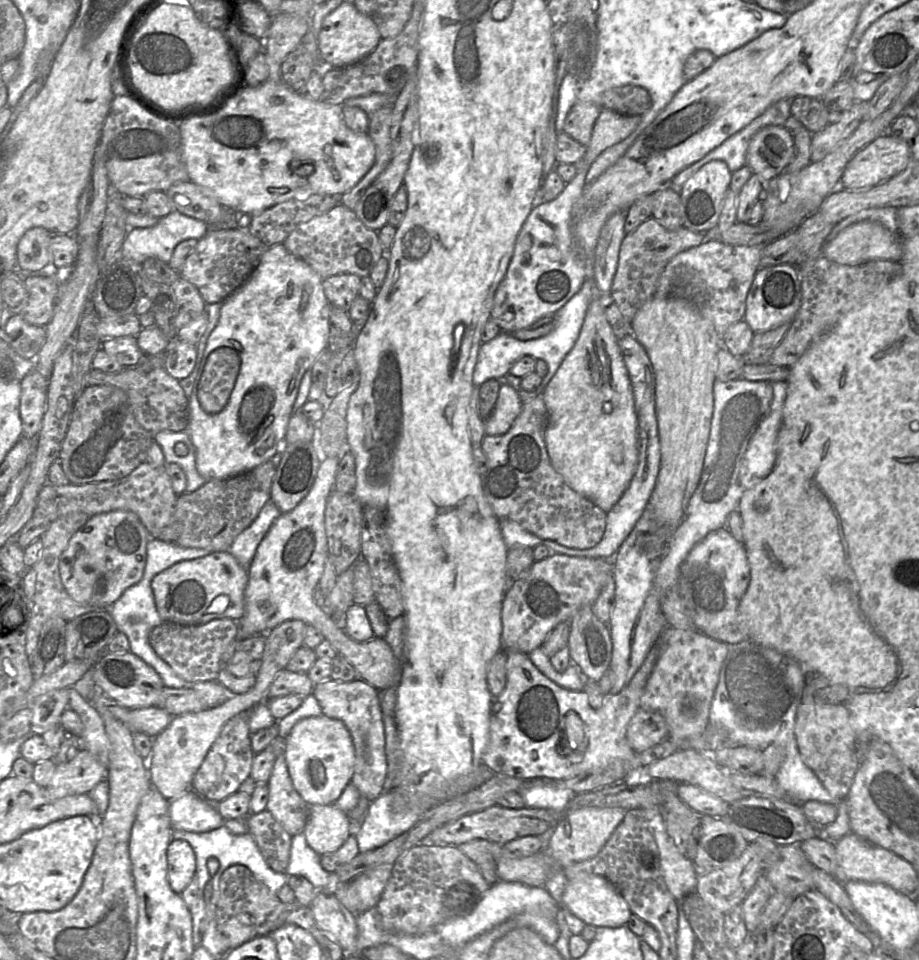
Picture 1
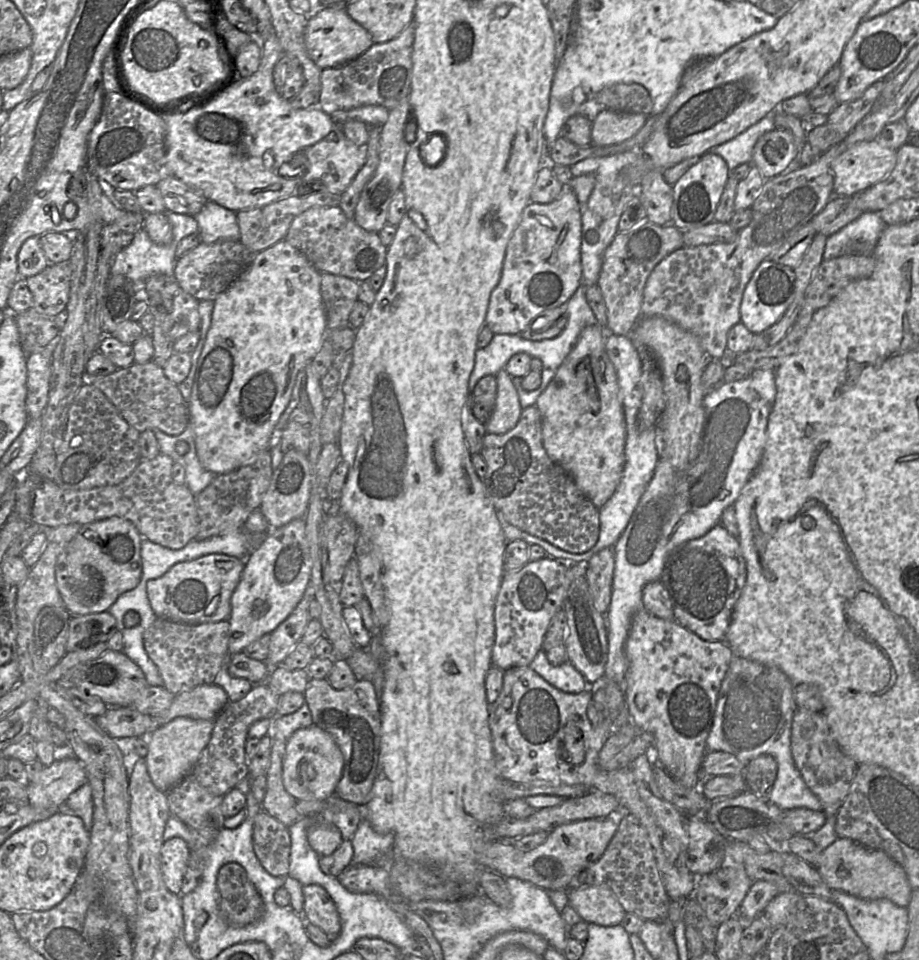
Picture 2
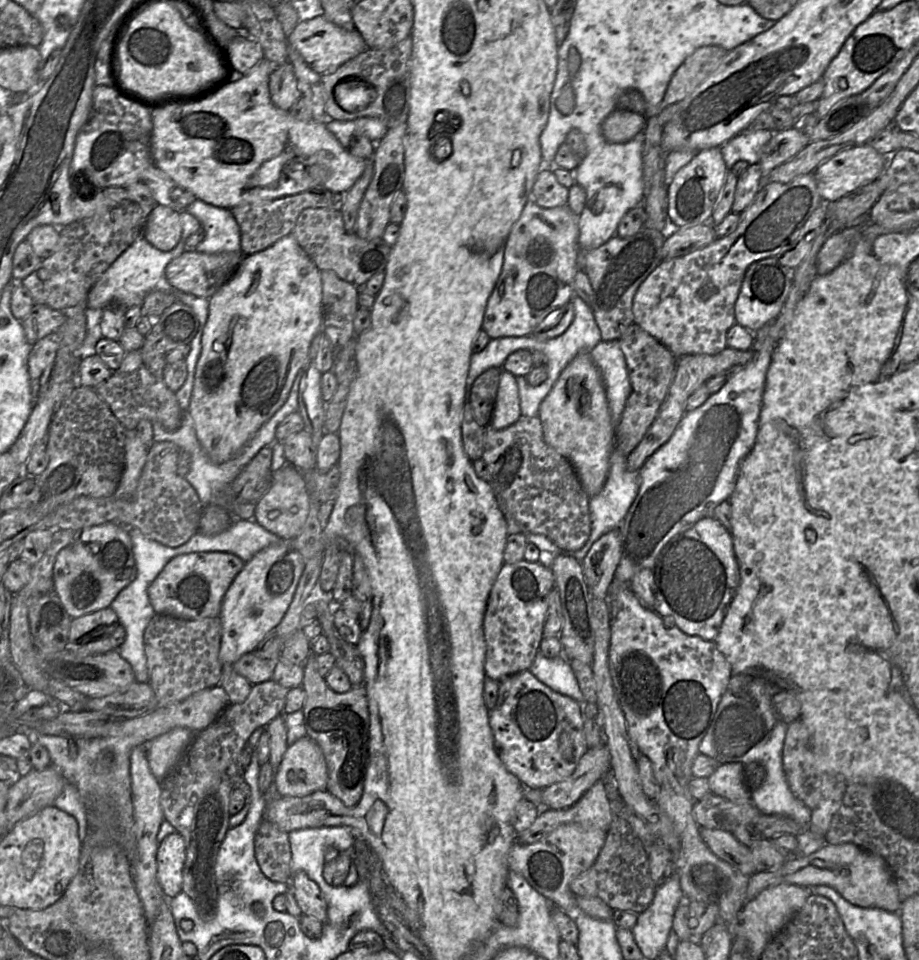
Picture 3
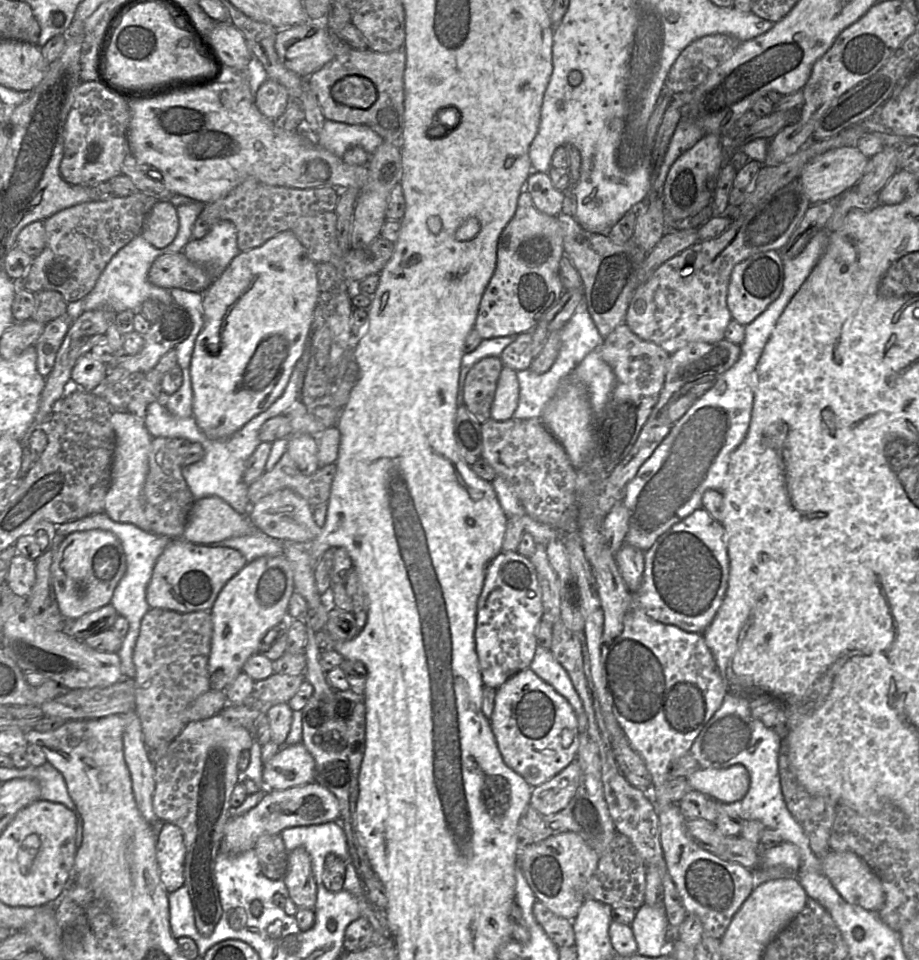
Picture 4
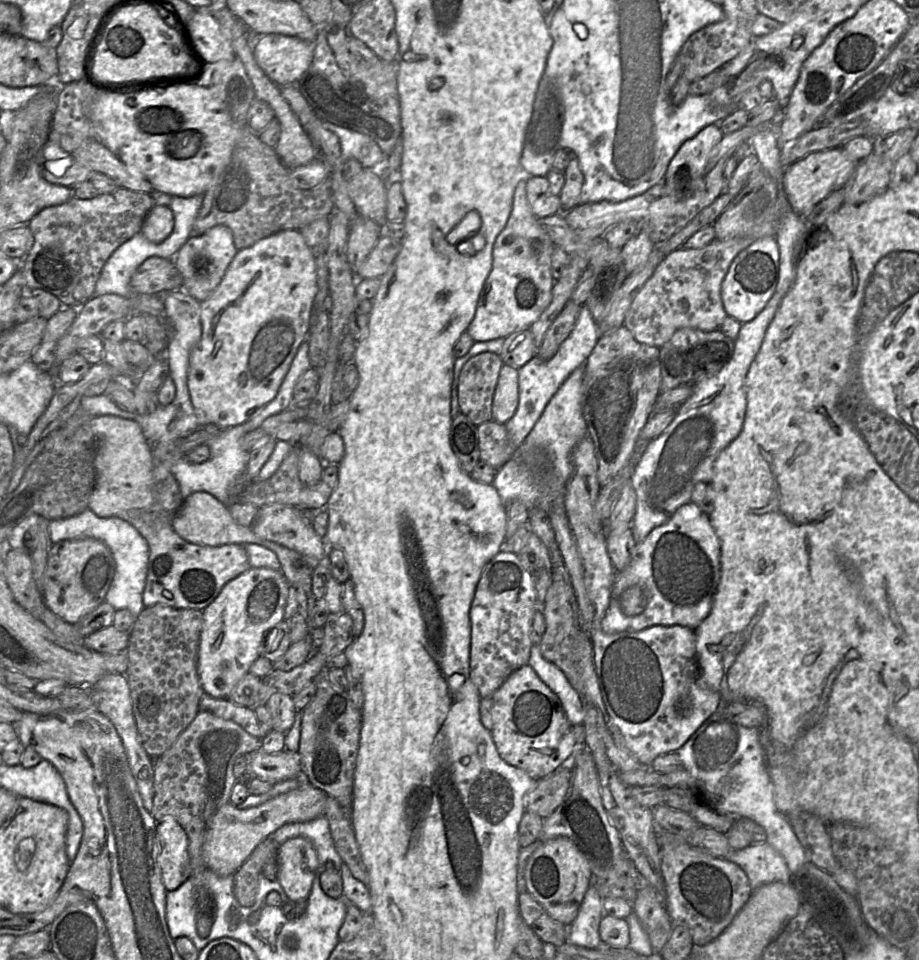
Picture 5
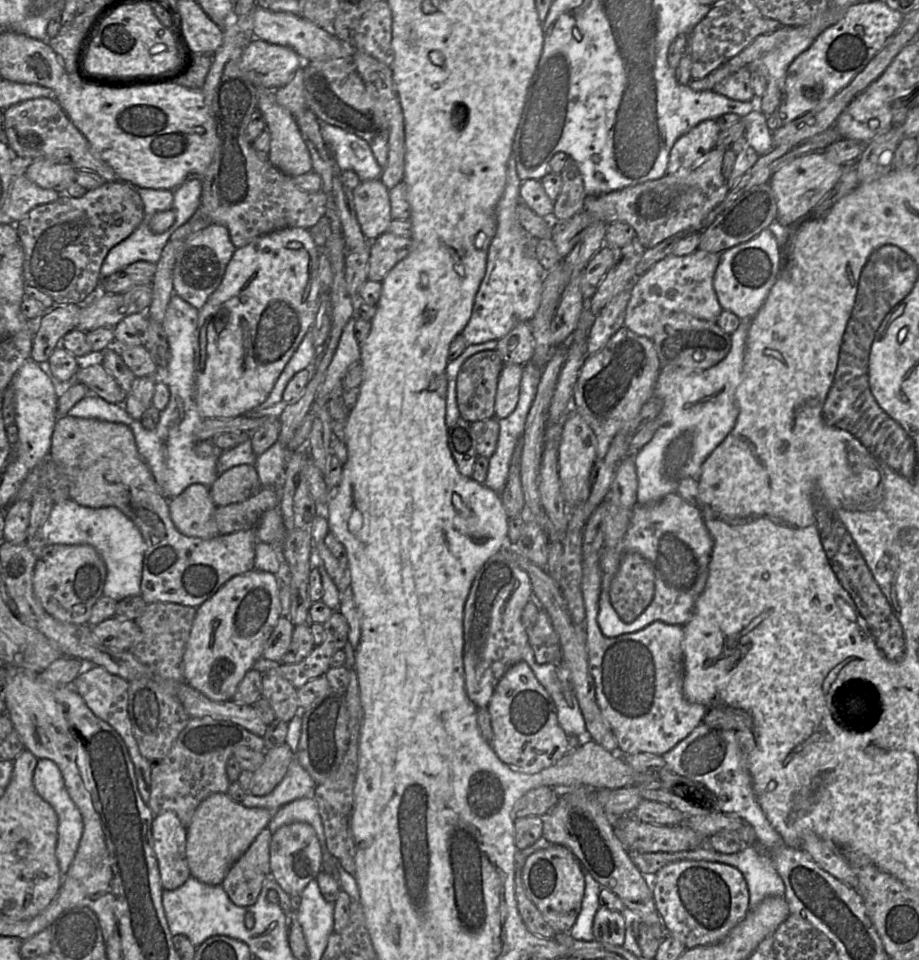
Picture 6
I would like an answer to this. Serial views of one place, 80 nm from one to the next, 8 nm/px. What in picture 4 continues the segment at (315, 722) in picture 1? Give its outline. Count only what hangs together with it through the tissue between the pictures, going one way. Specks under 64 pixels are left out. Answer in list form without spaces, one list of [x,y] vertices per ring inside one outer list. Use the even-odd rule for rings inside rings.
[[[302,742],[282,746],[263,766],[263,782],[268,790],[286,790],[314,782],[315,762]]]

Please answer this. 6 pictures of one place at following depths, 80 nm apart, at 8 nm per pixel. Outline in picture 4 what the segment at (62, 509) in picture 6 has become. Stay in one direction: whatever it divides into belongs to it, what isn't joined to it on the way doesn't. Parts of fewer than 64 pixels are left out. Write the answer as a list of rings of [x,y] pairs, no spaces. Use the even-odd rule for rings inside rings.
[[[103,512],[94,513],[81,519],[55,525],[56,533],[63,536],[67,536],[76,531],[87,531],[92,529],[101,529],[113,533],[121,542],[125,553],[126,572],[117,584],[110,604],[115,608],[118,615],[124,616],[129,623],[128,632],[123,639],[118,655],[121,660],[121,670],[125,679],[134,679],[135,666],[133,663],[133,652],[139,635],[141,620],[150,609],[150,606],[146,601],[147,586],[150,582],[156,560],[164,551],[170,539],[147,533],[130,523],[113,521]]]

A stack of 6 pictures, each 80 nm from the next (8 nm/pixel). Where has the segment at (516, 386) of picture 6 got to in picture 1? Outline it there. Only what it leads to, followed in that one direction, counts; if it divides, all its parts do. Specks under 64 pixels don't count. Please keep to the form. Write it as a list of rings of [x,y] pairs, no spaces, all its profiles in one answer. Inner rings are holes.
[[[501,382],[498,397],[490,416],[485,420],[485,435],[503,435],[511,428],[522,409],[517,392],[507,383]]]

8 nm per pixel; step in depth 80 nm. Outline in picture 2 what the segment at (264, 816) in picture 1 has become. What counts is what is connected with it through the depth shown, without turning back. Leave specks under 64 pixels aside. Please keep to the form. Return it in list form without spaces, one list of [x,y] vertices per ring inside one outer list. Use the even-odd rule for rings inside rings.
[[[261,810],[254,818],[253,848],[264,869],[275,877],[287,877],[291,838],[288,828]]]

